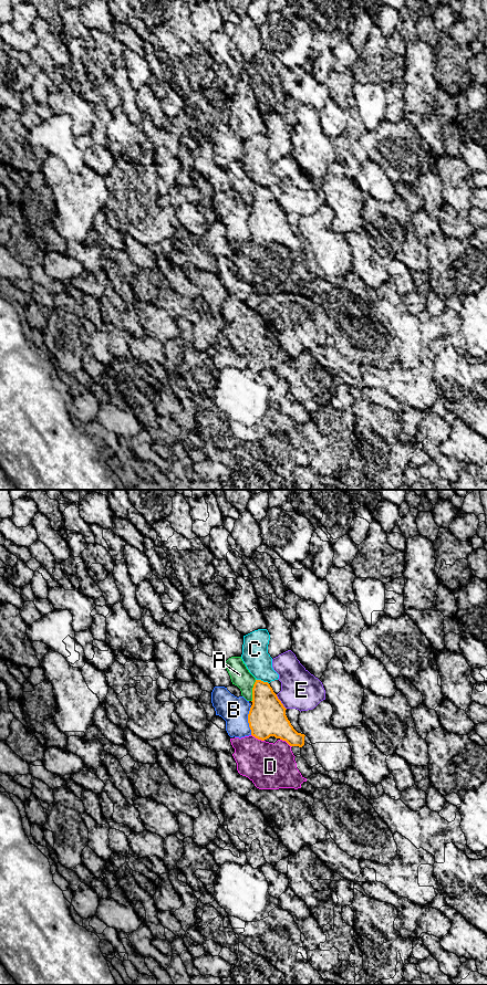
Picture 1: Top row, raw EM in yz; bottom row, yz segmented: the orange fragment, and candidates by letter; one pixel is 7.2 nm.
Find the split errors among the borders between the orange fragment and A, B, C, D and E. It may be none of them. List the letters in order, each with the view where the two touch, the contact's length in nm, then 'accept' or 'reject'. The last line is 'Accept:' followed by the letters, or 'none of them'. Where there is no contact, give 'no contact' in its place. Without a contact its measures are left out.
A: yz | 160 nm | reject
B: yz | 200 nm | reject
C: yz | 100 nm | reject
D: yz | 110 nm | reject
E: yz | 130 nm | reject
Accept: none of them

